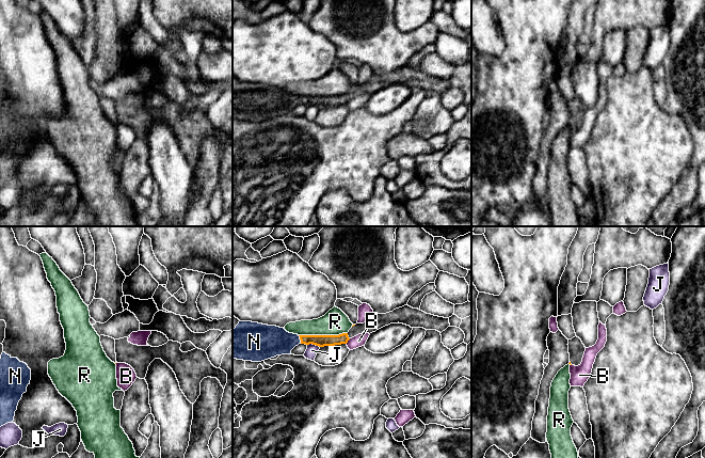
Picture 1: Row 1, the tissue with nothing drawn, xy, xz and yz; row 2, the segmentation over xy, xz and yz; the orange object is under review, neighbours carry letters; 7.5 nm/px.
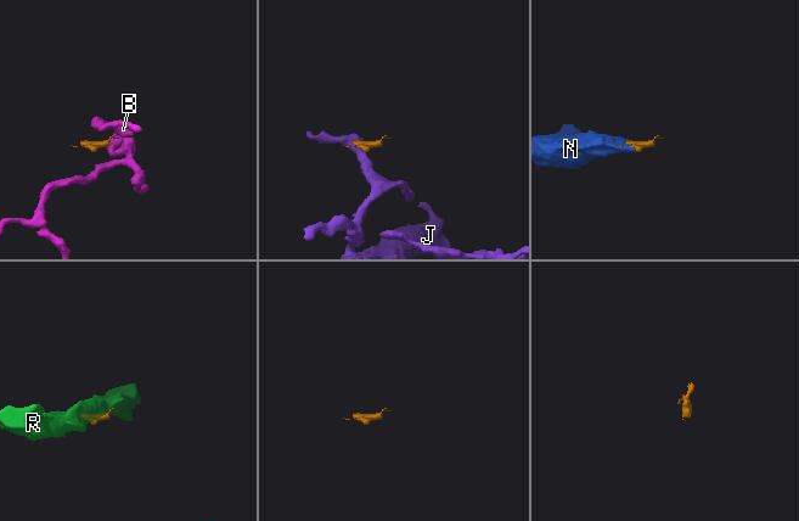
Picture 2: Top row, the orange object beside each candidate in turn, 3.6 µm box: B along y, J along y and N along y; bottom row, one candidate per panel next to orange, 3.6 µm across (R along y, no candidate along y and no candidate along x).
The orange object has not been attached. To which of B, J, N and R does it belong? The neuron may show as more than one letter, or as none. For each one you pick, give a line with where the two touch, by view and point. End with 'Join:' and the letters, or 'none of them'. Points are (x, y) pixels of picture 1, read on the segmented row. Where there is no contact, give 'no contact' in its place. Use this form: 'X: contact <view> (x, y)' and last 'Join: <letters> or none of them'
N: contact xz (300, 338)
Join: N

